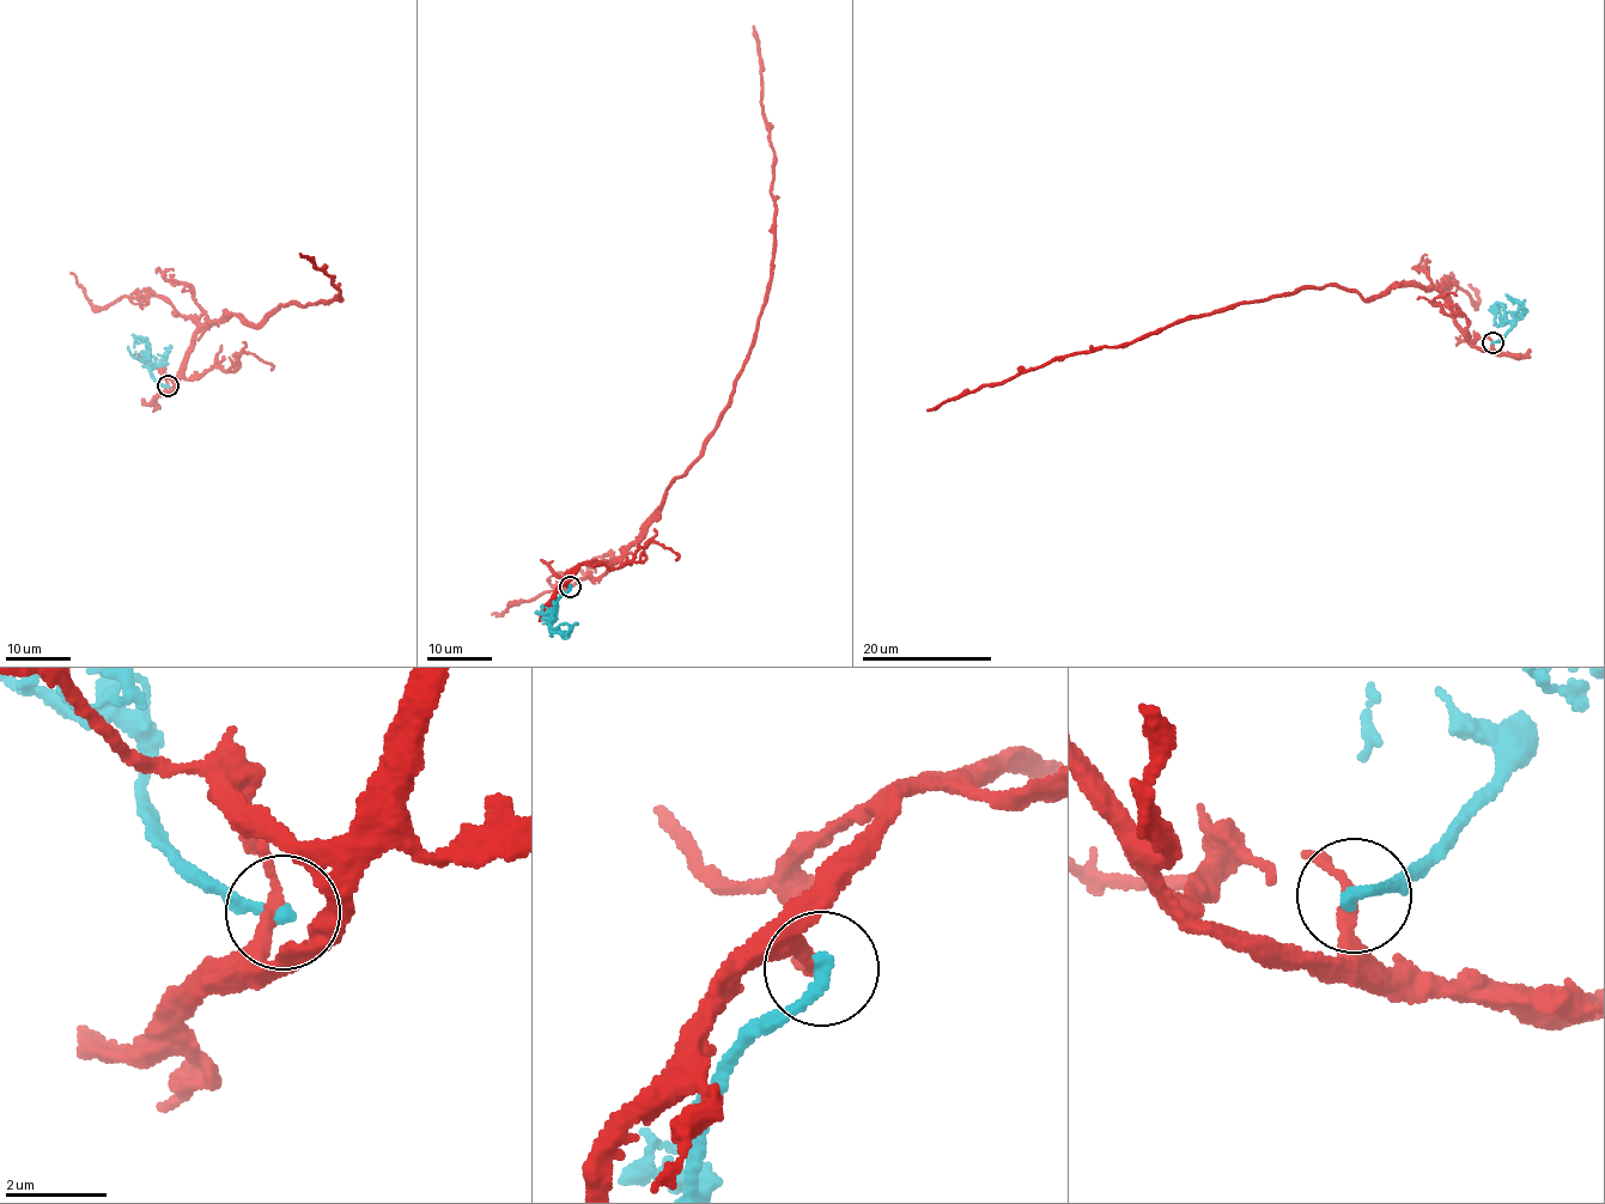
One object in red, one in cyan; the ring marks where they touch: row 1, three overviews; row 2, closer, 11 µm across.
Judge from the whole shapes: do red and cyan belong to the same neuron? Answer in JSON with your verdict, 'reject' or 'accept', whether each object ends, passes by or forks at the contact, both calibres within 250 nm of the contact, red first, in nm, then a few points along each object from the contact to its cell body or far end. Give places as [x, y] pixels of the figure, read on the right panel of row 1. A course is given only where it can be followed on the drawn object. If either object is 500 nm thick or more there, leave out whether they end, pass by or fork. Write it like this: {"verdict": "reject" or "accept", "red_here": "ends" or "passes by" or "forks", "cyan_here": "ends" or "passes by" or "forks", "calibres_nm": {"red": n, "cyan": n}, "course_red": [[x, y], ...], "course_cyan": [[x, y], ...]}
{"verdict": "reject", "red_here": "passes by", "cyan_here": "ends", "calibres_nm": {"red": 220, "cyan": 280}, "course_red": [[1493, 341], [1489, 351], [1473, 346], [1439, 290], [1415, 283], [1365, 299], [1308, 286], [1055, 358], [928, 411]], "course_cyan": [[1493, 341], [1503, 336], [1511, 323], [1520, 320], [1524, 309], [1506, 293]]}

